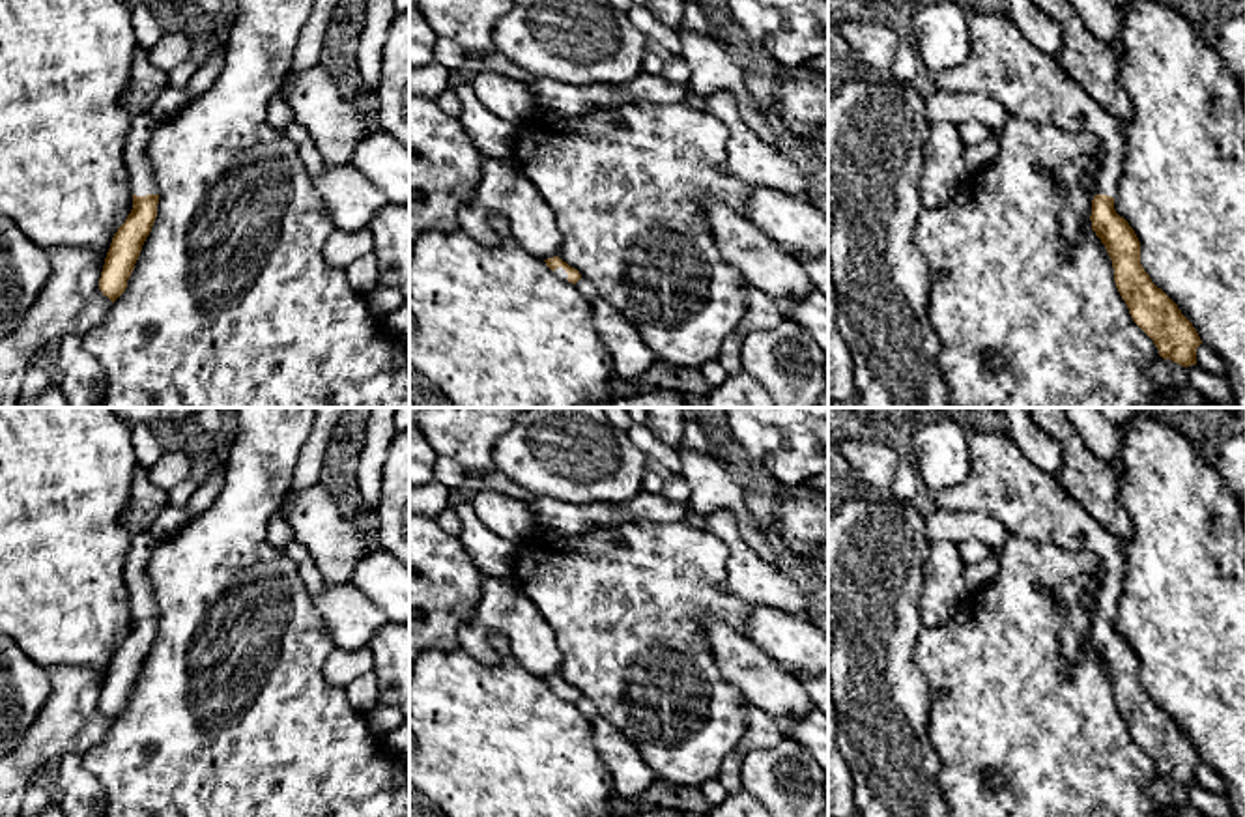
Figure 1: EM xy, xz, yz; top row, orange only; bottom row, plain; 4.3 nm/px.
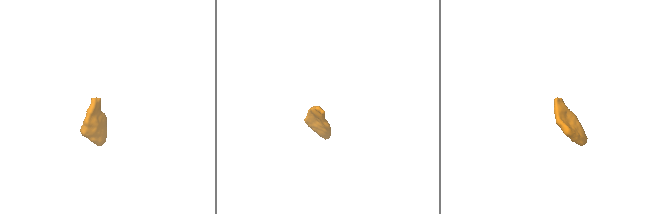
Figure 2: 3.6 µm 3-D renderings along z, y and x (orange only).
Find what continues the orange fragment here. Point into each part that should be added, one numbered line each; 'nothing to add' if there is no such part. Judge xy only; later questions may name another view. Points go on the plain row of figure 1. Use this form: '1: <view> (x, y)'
1: xy (141, 546)

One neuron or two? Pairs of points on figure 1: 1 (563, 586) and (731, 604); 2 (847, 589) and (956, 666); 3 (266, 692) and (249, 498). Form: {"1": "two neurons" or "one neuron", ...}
{"1": "one neuron", "2": "two neurons", "3": "one neuron"}

